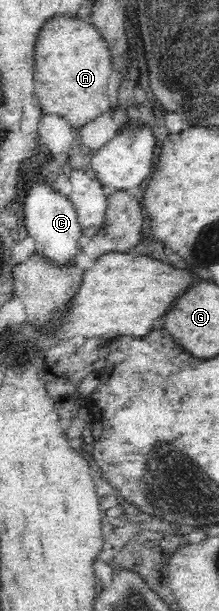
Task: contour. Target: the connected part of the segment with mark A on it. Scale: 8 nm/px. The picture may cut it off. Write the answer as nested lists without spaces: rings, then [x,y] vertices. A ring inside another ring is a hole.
[[[56,17],[47,22],[39,32],[38,42],[36,42],[34,70],[35,98],[43,114],[58,114],[74,128],[80,130],[82,126],[86,126],[88,122],[96,120],[111,109],[106,93],[112,76],[111,52],[100,31],[84,19],[70,20]]]

